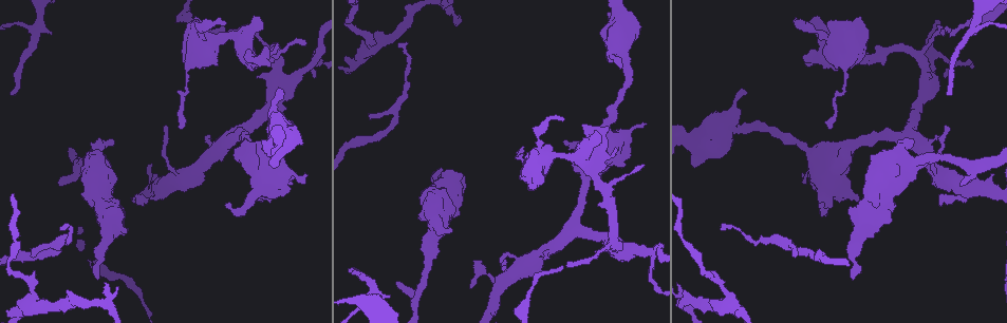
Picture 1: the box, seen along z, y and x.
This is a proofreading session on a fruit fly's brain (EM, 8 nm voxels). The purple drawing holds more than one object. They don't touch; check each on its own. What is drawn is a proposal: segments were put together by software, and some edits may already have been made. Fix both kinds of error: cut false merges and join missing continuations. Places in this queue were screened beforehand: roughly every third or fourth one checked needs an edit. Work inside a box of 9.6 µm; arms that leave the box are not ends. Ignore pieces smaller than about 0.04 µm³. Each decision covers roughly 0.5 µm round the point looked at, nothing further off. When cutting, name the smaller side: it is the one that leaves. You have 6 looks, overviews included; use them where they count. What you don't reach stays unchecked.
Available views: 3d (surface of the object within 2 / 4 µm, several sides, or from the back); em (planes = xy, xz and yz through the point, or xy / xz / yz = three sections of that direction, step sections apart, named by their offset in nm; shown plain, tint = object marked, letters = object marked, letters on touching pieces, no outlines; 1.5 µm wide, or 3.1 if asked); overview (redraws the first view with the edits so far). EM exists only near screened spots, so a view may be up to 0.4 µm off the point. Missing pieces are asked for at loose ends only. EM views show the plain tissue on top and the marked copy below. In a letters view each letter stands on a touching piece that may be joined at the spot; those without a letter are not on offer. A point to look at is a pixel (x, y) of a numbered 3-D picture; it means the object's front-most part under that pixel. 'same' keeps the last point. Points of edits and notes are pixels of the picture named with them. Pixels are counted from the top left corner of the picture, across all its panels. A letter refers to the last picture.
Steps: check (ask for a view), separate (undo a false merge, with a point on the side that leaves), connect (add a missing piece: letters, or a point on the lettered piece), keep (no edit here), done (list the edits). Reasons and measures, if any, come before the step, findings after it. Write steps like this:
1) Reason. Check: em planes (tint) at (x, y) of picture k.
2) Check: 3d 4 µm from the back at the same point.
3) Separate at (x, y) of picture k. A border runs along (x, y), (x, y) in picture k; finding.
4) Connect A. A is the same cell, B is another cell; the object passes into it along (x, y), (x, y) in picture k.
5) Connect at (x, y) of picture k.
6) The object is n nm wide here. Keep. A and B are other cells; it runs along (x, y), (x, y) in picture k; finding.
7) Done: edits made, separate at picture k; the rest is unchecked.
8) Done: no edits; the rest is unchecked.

Check: em planes (letters) at (207, 134) of picture 1.

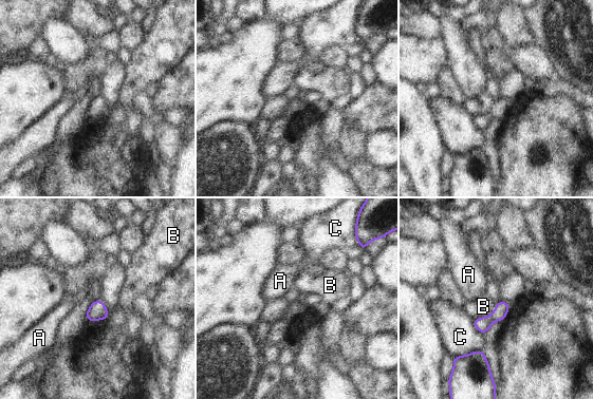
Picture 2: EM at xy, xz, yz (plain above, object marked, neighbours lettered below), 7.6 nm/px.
Keep. A, B and C are other cells; none of them fits.

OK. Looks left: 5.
Tapers out. Check: em xy step 8 (letters) at (305, 44) of picture 1.

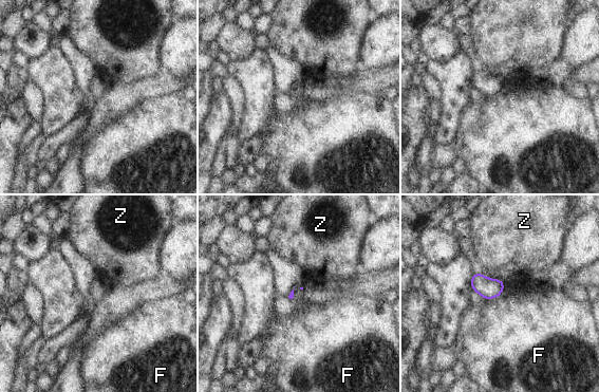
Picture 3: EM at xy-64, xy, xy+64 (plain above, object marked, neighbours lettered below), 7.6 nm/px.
Another direction. Check: em planes (letters) at the same point.

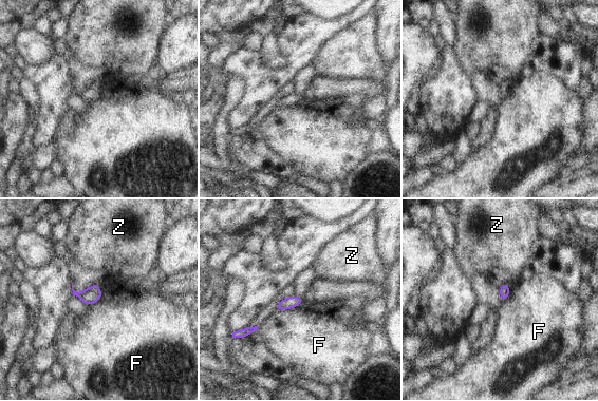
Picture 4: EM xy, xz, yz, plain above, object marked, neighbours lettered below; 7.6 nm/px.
The longest contact is with F, 240 nm. Keep. F and Z are other cells; a border runs along (303, 300), (295, 306), (276, 310) in picture 4; no lettered piece goes on from it.

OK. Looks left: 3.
Thin end. Check: em xz step 4 (letters) at (398, 44) of picture 1.

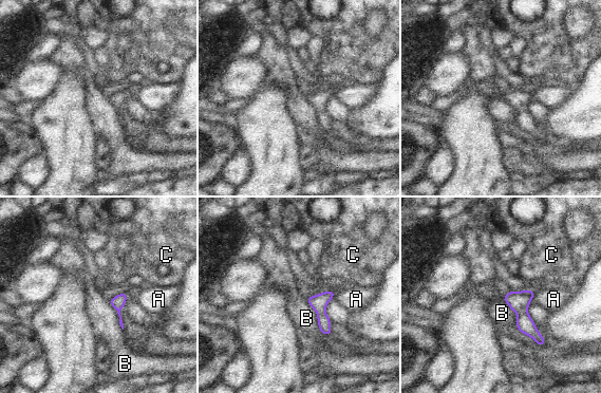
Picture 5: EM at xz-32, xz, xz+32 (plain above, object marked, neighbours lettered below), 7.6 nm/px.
Check: em planes (letters) at the same point.

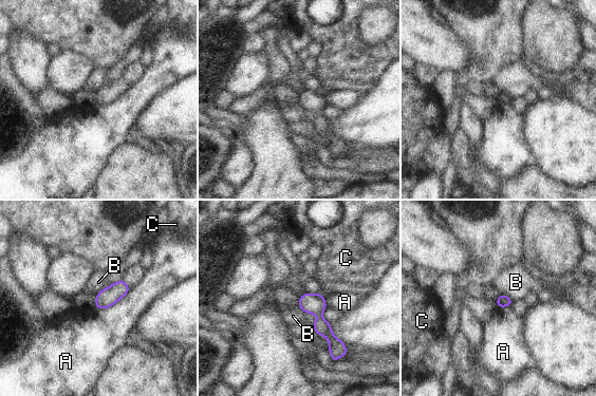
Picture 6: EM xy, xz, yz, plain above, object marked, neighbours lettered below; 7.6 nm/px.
The object is 90 nm wide here. Keep. A, B and C are other cells; it runs along (305, 296), (340, 349) in picture 6; no lettered piece goes on from it.

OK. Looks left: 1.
Done: no edits; the rest is unchecked.

